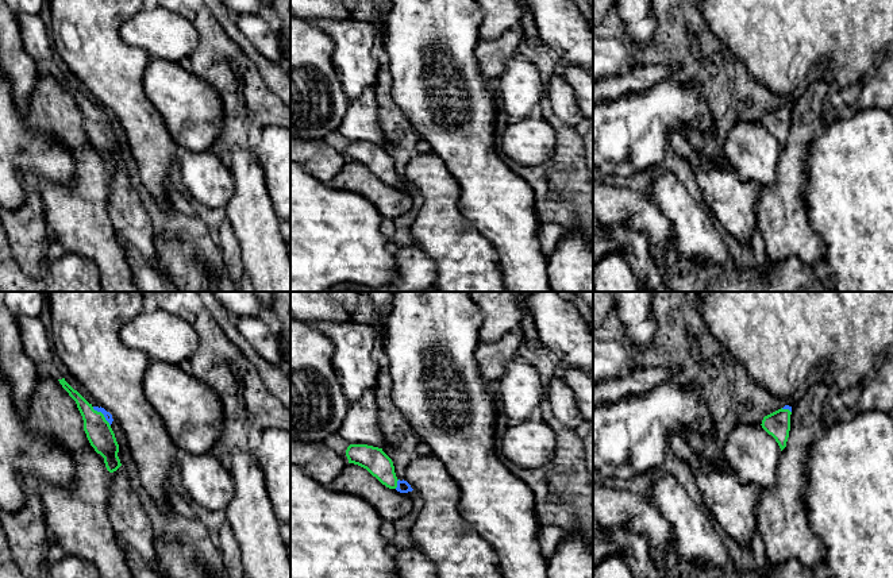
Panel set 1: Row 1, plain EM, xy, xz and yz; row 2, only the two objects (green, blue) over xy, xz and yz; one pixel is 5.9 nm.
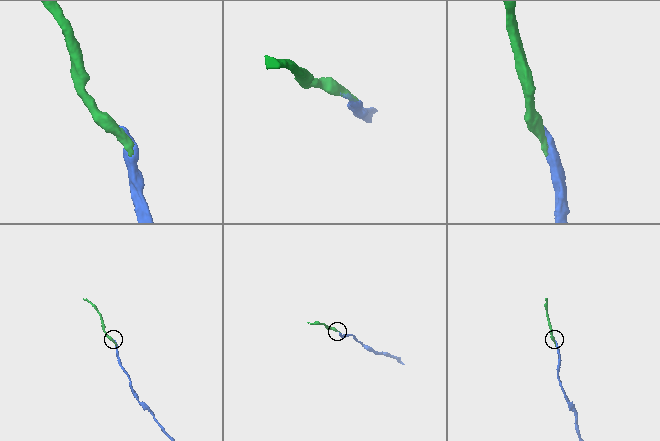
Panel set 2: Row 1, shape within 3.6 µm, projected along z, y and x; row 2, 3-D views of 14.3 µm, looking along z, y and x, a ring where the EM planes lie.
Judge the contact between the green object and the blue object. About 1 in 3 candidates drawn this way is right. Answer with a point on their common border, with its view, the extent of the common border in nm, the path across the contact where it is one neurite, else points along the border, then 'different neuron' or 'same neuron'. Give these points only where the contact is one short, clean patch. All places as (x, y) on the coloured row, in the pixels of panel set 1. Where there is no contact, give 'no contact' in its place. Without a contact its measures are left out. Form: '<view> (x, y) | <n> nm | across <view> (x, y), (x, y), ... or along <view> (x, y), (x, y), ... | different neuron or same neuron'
xy (103, 415) | 160 nm | same neuron

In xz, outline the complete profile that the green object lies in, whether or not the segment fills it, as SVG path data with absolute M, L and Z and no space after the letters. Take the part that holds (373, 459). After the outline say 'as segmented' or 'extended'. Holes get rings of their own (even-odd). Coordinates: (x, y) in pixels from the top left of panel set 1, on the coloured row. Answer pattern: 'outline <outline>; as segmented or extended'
outline M350 444L346 450L346 456L349 463L366 469L386 488L396 489L400 493L413 490L407 481L400 481L396 477L393 462L382 448L367 444Z; extended

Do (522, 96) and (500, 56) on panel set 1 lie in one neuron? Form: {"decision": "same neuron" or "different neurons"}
{"decision": "different neurons"}

